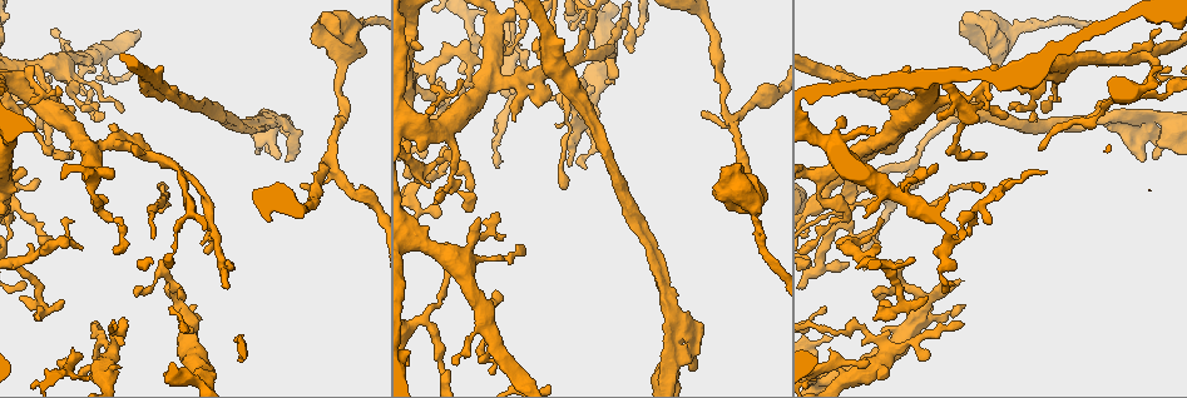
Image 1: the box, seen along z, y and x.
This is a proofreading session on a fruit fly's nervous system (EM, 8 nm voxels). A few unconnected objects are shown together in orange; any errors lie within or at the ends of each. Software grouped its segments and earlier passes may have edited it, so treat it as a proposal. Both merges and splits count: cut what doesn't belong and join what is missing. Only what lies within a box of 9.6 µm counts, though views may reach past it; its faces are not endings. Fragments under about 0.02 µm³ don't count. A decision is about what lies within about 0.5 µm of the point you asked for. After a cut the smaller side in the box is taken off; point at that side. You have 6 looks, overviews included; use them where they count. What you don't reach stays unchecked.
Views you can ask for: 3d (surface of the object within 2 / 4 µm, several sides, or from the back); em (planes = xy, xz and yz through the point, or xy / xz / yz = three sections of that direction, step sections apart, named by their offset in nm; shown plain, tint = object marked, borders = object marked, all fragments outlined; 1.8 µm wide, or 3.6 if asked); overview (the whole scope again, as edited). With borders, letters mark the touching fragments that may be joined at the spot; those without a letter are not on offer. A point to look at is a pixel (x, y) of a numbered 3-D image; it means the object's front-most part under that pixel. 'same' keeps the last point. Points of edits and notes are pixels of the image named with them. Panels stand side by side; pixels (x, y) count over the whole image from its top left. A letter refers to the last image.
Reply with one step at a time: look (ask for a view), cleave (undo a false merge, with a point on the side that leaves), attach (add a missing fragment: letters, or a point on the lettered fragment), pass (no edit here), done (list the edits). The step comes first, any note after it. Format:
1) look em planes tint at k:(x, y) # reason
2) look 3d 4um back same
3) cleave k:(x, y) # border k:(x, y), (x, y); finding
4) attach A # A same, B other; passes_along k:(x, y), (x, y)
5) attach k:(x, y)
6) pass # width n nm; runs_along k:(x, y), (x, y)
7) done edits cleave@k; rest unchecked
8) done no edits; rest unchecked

look 3d 2um at 1:(585, 166) # tapers out

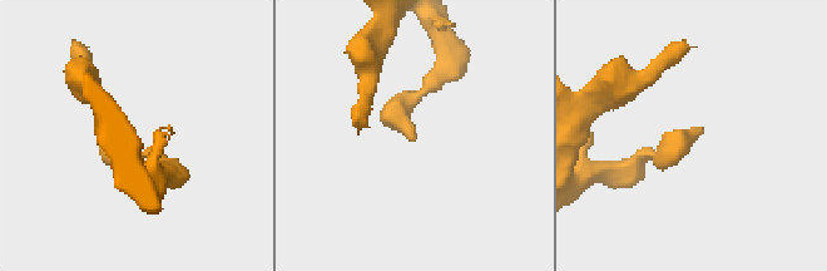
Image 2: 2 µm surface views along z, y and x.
look em planes borders at 2:(412, 139)

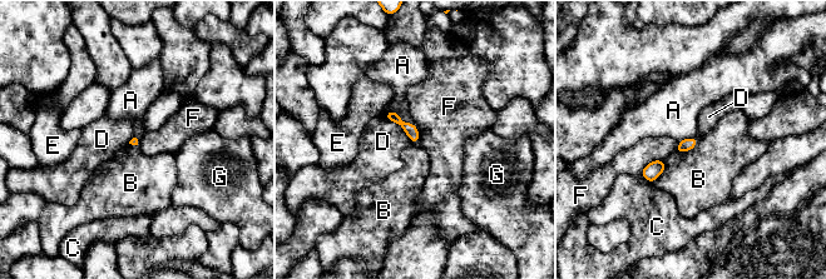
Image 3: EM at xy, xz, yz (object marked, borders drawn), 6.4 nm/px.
pass # A other, B other, C other, D other, E other, F other, G other; border 3:(385, 113), (394, 110), (419, 134); none of them fits

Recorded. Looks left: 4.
look em planes borders at 1:(471, 84) # tapers out

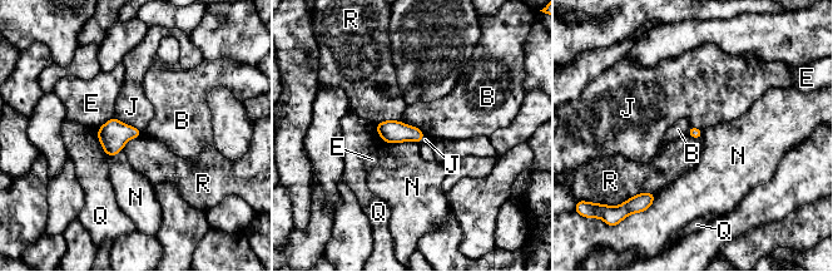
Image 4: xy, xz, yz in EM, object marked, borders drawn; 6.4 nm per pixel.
pass # B other, E other, J other, N other, Q other, R other; border 4:(400, 119), (381, 120), (375, 124); none of them fits

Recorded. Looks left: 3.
look 3d 4um back at 1:(444, 243) # an open end

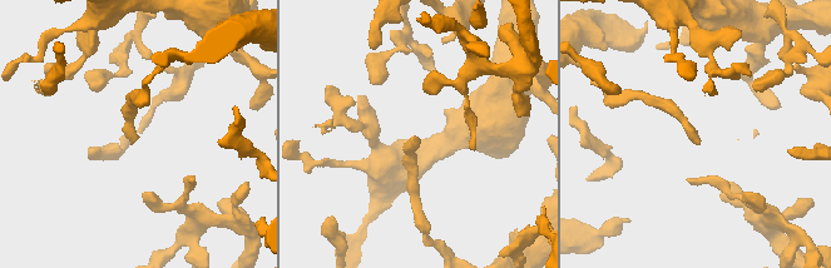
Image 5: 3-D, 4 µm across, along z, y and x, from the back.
look em planes borders at 5:(414, 137)

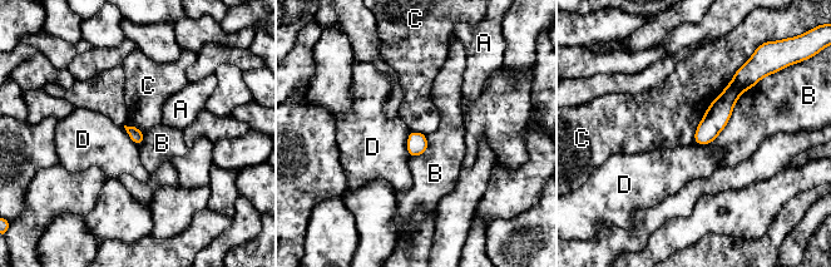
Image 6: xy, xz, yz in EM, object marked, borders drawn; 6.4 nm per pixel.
pass # A other, B other, C other, D other; border 6:(746, 62), (710, 104), (693, 141); no lettered fragment goes on from it

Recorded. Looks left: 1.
done no edits; rest unchecked

